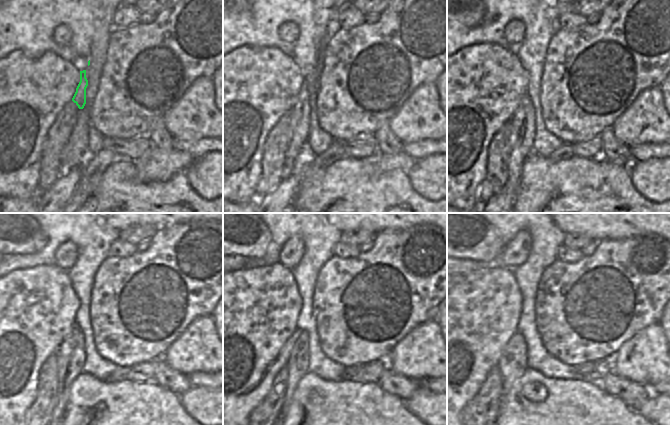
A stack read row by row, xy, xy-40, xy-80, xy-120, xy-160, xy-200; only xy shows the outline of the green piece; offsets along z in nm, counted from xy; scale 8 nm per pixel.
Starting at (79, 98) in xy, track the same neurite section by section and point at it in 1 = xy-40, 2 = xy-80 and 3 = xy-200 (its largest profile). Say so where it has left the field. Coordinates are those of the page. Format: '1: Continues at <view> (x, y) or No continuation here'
1: Continues at xy-40 (296, 151)
2: Continues at xy-80 (523, 147)
3: Continues at xy-200 (513, 362).

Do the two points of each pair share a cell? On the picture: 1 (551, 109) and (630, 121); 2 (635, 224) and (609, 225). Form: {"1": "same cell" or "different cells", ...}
{"1": "different cells", "2": "same cell"}

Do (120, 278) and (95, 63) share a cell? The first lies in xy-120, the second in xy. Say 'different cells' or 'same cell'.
different cells

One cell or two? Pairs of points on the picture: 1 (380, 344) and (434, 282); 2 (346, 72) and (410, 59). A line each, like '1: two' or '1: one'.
1: one
2: one

